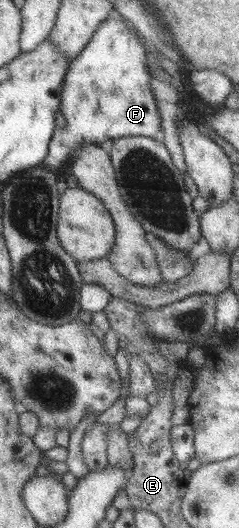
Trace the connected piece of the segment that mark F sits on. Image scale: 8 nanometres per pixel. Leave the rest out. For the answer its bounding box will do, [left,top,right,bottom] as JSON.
[43,18,161,170]

